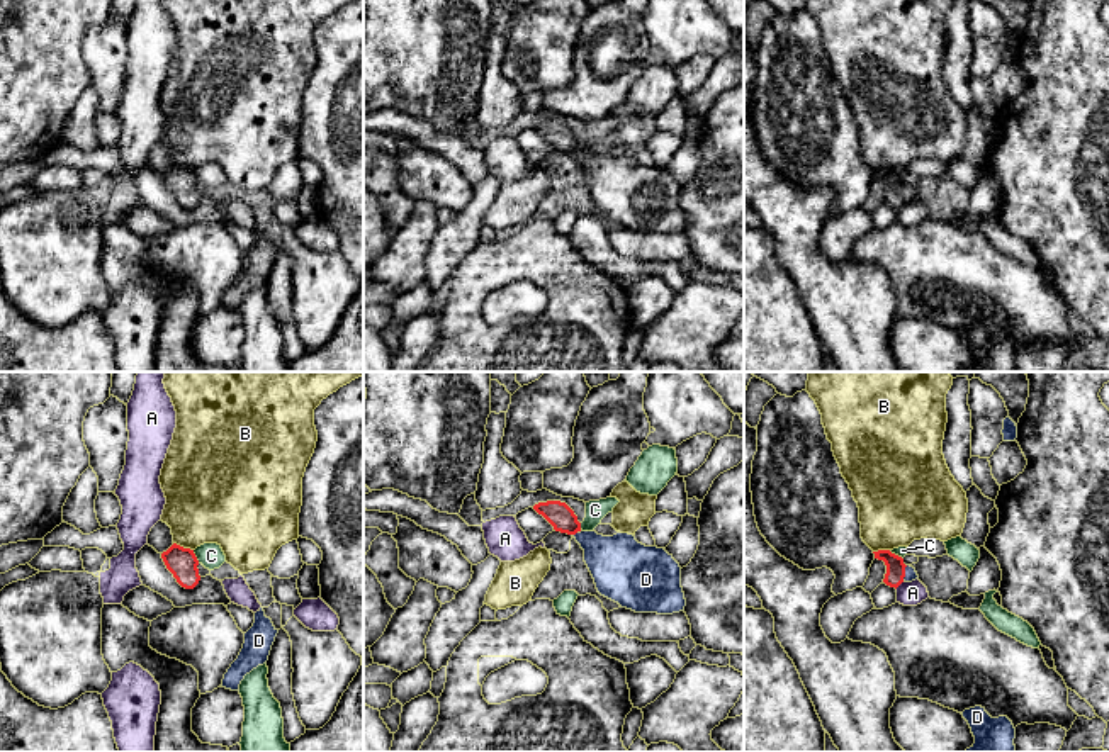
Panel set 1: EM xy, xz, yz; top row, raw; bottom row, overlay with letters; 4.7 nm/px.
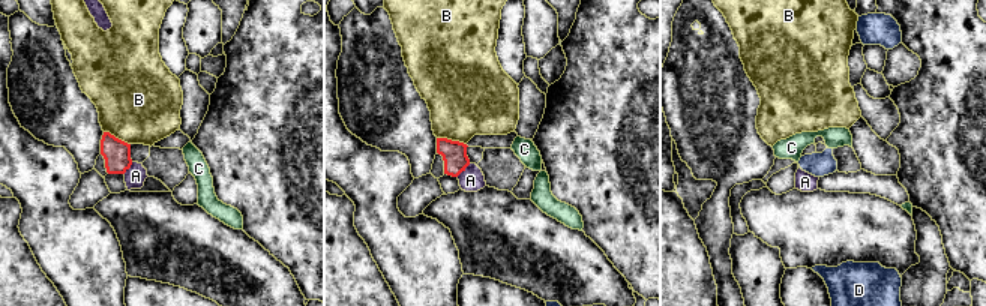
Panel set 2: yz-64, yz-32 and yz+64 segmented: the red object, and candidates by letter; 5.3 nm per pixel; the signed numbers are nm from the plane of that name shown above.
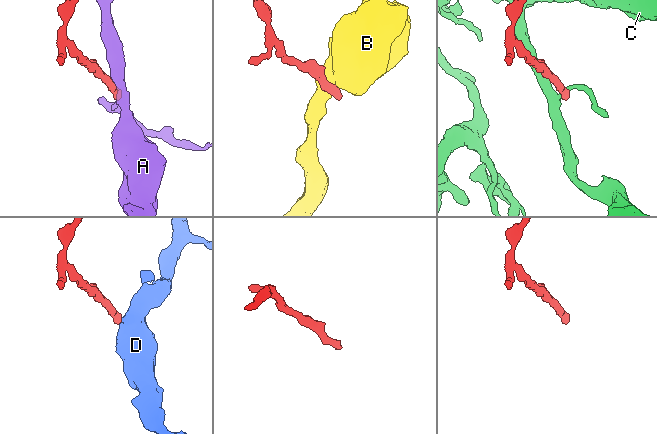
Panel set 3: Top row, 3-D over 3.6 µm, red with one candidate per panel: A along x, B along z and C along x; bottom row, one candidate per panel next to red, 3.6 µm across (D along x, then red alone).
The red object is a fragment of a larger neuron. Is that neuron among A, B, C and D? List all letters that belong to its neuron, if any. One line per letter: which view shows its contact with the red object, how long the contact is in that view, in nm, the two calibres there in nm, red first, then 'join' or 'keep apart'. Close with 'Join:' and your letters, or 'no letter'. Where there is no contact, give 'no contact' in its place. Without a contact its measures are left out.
A: yz | 60 nm | 100/110 nm | keep apart
B: xy | 100 nm | 140/400 nm | keep apart
C: xy | 70 nm | 140/120 nm | keep apart
D: yz | 80 nm | 100/60 nm | join
Join: D

